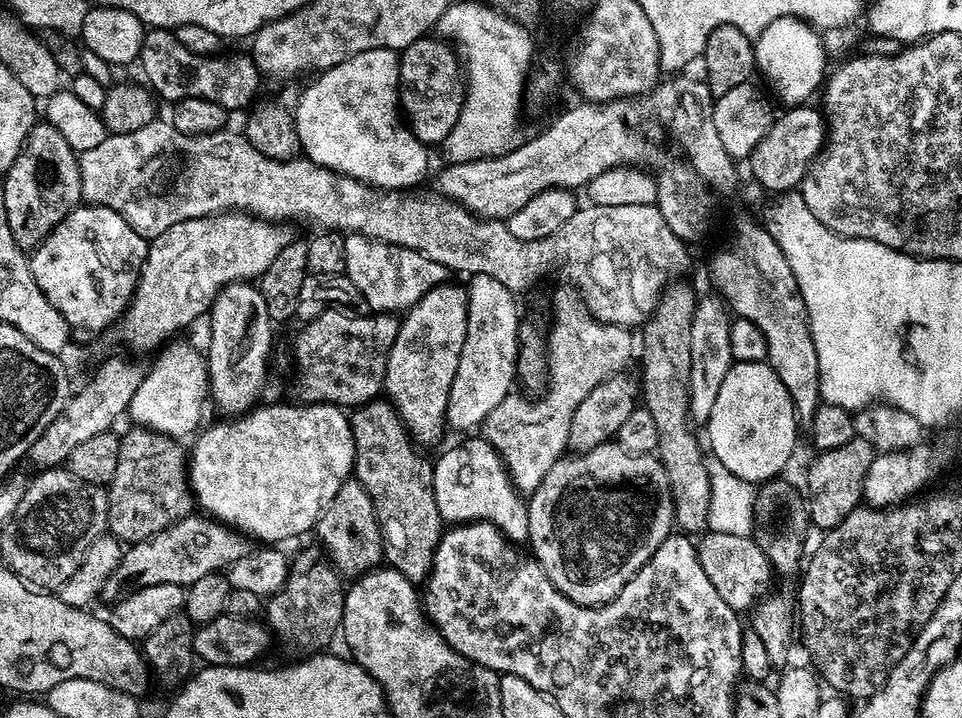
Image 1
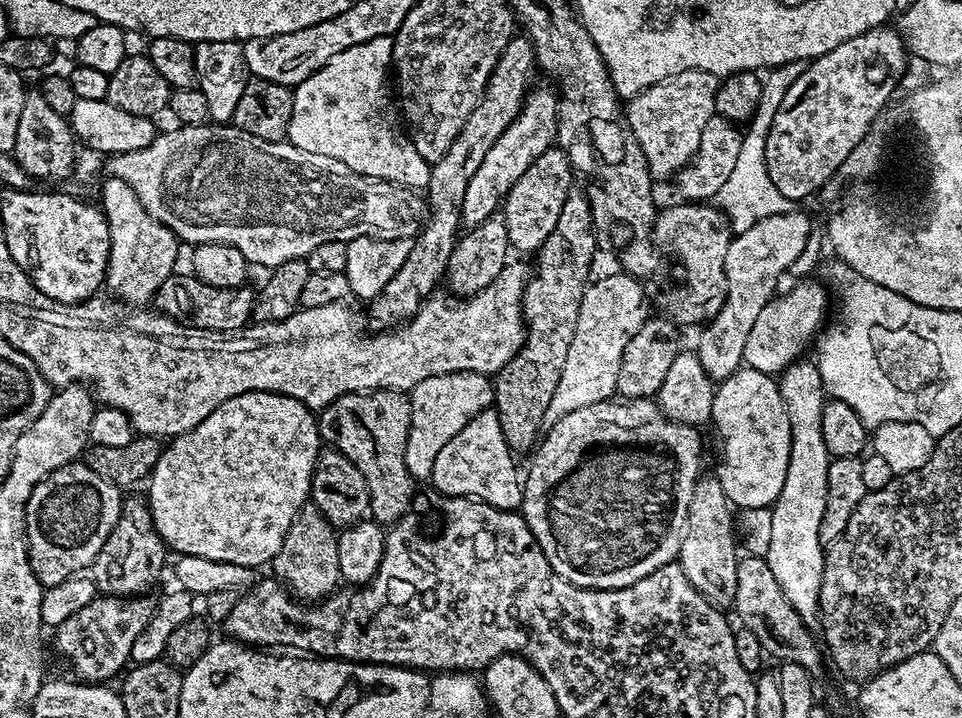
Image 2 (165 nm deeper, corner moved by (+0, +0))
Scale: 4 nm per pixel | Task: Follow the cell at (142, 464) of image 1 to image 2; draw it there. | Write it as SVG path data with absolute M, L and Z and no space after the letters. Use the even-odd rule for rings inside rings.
M143 495L132 496L129 500L127 497L120 505L120 517L114 530L110 530L90 569L90 578L96 584L97 593L127 597L131 593L129 582L144 584L154 579L163 568L165 571L164 552L166 553L166 545L152 524L147 499Z

